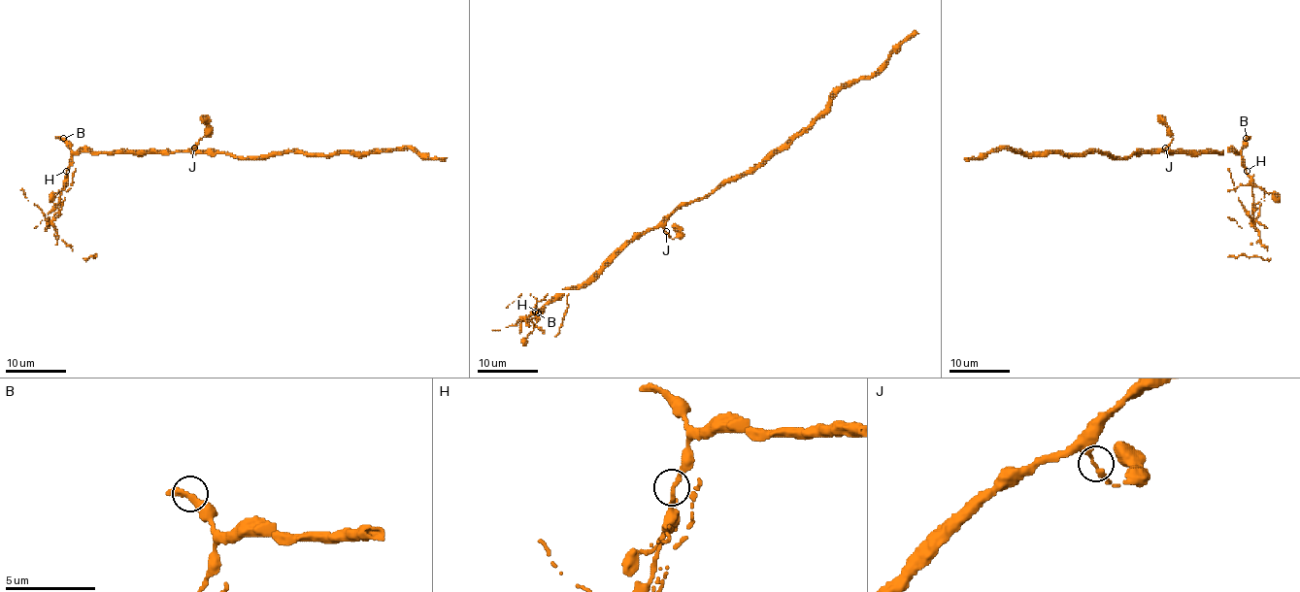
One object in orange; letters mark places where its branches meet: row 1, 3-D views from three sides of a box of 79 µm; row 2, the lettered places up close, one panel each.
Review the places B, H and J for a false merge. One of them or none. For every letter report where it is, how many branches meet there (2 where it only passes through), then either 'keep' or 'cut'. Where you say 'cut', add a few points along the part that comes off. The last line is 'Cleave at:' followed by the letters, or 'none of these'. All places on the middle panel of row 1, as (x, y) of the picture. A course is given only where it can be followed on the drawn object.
B: at (535, 312); 2 branches meet; keep
H: at (538, 312); 2 branches meet; cut
J: at (666, 231); 2 branches meet; keep
Cleave at: H

